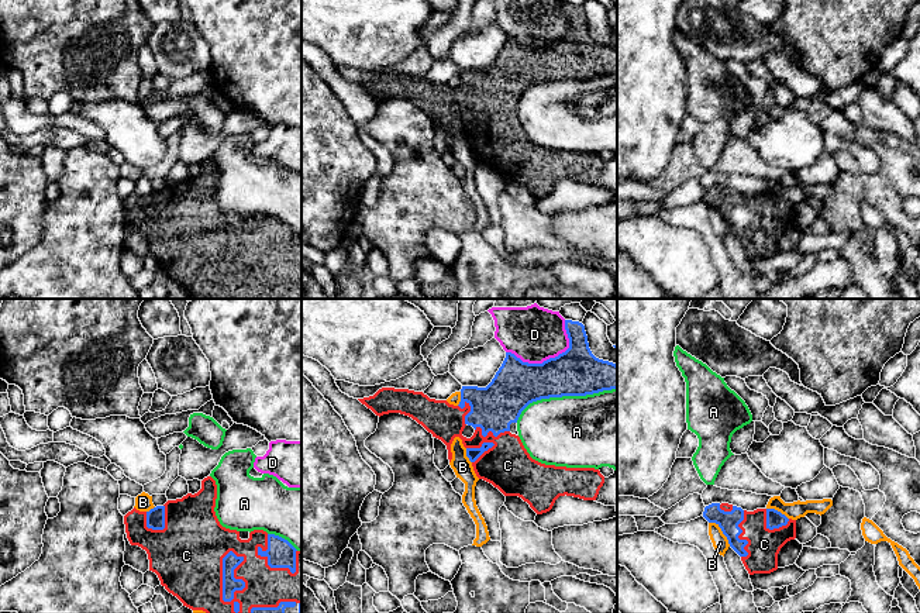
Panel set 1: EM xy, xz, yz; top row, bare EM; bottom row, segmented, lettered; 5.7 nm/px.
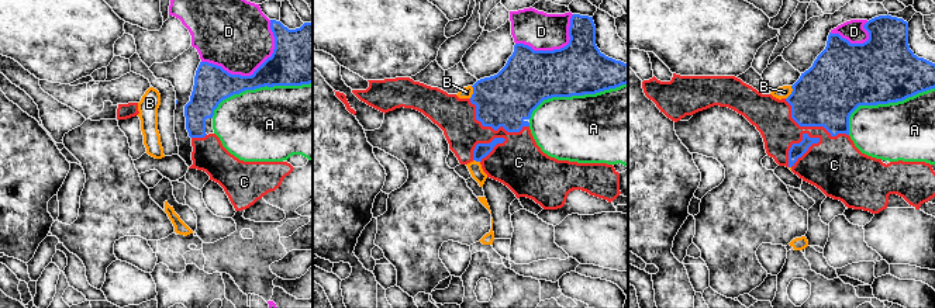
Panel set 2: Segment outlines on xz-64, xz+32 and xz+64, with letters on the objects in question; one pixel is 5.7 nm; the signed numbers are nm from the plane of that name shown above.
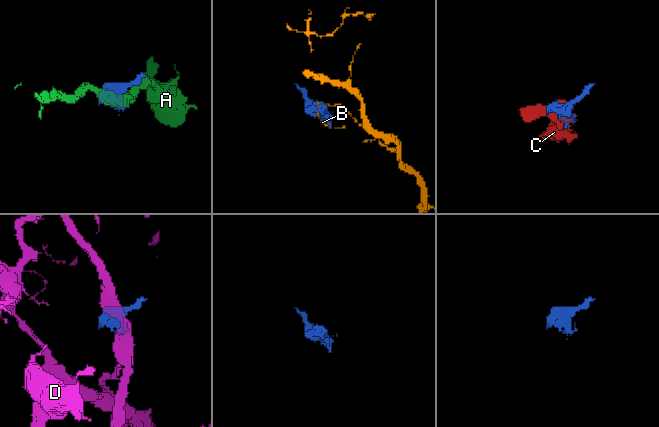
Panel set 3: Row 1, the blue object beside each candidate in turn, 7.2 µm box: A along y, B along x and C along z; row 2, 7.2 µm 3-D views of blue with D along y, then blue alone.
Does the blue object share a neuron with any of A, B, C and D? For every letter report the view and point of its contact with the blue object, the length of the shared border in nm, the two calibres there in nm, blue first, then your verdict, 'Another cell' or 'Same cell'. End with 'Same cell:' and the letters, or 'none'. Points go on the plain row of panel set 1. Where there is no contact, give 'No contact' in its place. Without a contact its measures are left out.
A: Touches blue at xz (564, 79). Shared border 600 nm. Thickness 280 nm (blue) against 420 nm. Another cell
B: Touches blue at yz (722, 214). Shared border 190 nm. Thickness 120 nm (blue) against 90 nm. Another cell
C: Touches blue at xy (223, 269). Shared border 380 nm. Thickness 90 nm (blue) against 400 nm. Same cell
D: Touches blue at xz (550, 42). Shared border 400 nm. Thickness 280 nm (blue) against 280 nm. Another cell
Same cell: C

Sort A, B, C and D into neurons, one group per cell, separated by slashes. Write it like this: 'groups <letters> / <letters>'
groups A / B / C / D

